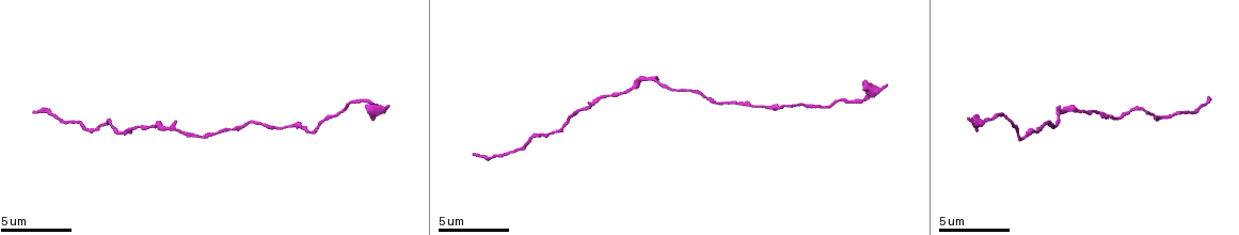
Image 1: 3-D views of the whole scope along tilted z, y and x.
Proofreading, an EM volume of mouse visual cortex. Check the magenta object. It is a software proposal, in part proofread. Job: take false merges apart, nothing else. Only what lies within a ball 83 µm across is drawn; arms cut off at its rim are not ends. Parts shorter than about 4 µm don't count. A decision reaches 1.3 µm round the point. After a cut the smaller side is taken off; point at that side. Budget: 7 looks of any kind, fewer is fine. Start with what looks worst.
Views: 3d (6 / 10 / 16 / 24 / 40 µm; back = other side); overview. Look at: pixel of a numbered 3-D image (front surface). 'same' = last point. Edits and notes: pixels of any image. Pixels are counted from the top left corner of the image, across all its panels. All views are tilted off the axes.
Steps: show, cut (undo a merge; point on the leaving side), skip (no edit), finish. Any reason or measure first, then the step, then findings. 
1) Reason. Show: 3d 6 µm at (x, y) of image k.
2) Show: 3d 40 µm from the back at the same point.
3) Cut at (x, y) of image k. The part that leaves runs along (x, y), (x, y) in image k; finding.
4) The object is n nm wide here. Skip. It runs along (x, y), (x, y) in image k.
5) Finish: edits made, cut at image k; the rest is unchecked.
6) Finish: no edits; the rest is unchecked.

Calibre changes. Show: 3d 10 µm at (858, 102) of image 1.

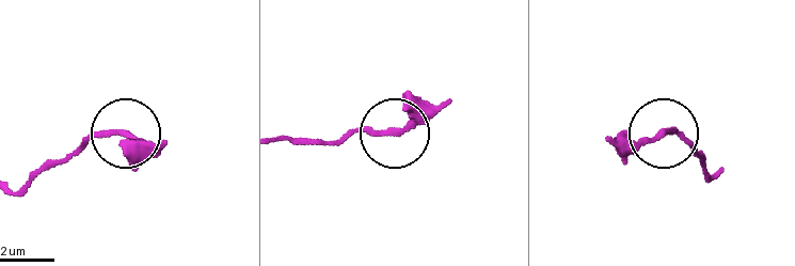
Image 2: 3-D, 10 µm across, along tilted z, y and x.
Show: 3d 6 µm at (398, 133) of image 2.

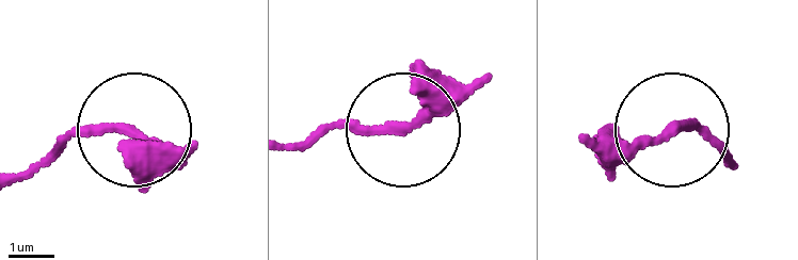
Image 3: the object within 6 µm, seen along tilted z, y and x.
Skip. It runs along (724, 164), (685, 126), (633, 143), (586, 142) in image 3; continuous, no second neuron.

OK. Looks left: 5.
Calibre changes. Show: 3d 10 µm at (314, 131) of image 1.

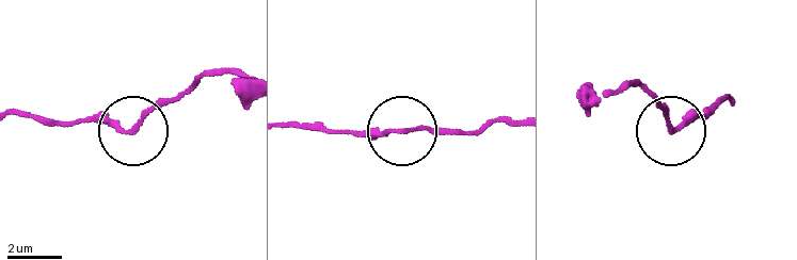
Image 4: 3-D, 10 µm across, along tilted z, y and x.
Show: 3d 10 µm from the back at (135, 127) of image 4.

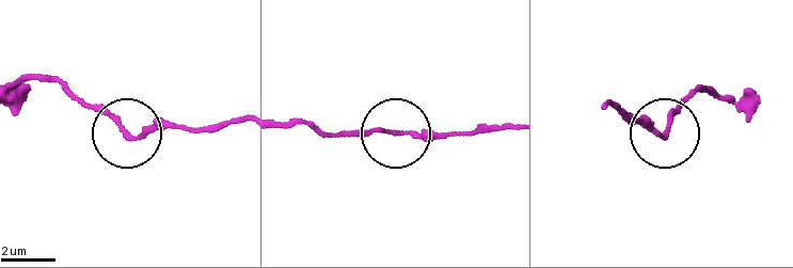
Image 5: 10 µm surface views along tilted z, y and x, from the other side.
Skip. It runs along (239, 119), (133, 135), (69, 90) in image 5; one neuron here.

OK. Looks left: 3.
Calibre changes. Show: 3d 10 µm at (633, 89) of image 1.

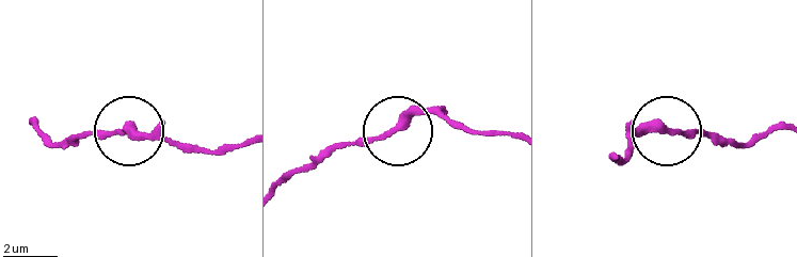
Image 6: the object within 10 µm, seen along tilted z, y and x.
Other side. Show: 3d 10 µm from the back at (395, 126) of image 6.

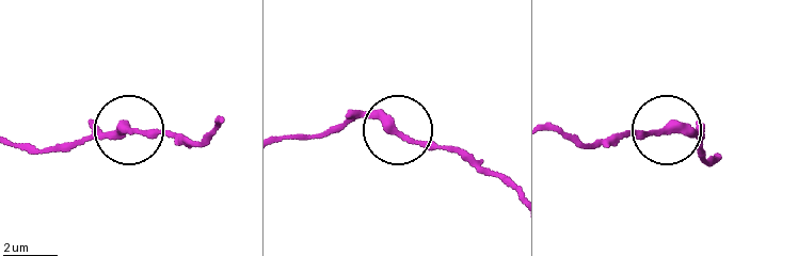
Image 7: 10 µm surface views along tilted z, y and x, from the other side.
Skip. It runs along (700, 153), (698, 137), (661, 130), (624, 130), (603, 144) in image 7; all the same neuron.

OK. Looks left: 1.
Finish: no edits; the rest is unchecked.

